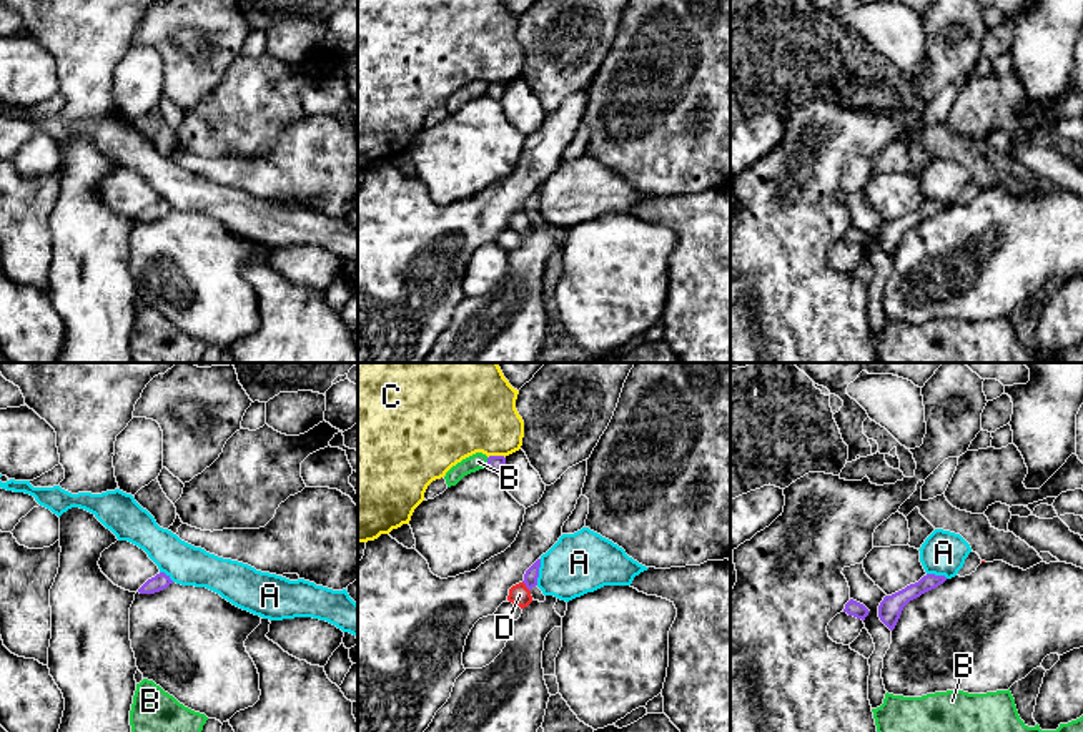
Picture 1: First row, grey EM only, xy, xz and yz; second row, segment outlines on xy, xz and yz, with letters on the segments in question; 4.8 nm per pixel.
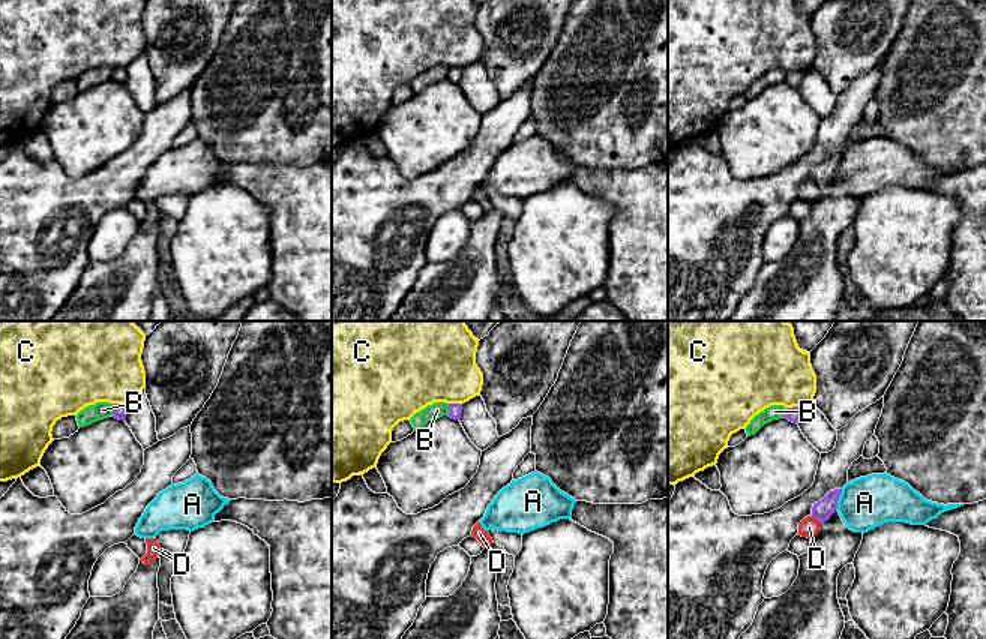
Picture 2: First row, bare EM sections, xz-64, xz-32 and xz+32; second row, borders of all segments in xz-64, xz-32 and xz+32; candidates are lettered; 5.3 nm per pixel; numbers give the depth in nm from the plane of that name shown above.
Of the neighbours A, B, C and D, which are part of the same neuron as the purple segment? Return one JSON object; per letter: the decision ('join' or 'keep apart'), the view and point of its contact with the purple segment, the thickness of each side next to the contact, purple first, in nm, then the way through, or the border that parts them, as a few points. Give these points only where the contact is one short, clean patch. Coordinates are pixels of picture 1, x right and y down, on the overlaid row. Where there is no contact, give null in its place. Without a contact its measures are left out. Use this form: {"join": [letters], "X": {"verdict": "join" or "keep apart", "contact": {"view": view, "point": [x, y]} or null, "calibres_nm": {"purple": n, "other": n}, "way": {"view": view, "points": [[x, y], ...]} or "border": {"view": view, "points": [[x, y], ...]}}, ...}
{"join": [], "A": {"verdict": "keep apart", "contact": {"view": "xz", "point": [538, 573]}, "calibres_nm": {"purple": 70, "other": 300}, "border": {"view": "xz", "points": [[541, 559], [536, 584]]}}, "B": {"verdict": "keep apart", "contact": {"view": "xz", "point": [488, 463]}, "calibres_nm": {"purple": 80, "other": 80}}, "C": {"verdict": "keep apart", "contact": {"view": "xz", "point": [496, 456]}, "calibres_nm": {"purple": 80, "other": 400}}, "D": {"verdict": "keep apart", "contact": {"view": "xz", "point": [526, 586]}, "calibres_nm": {"purple": 70, "other": 100}, "border": {"view": "xz", "points": [[523, 581], [529, 591]]}}}

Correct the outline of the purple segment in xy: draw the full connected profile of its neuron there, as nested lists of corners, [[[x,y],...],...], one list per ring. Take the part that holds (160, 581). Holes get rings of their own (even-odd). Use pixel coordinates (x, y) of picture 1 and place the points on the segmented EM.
[[[165,572],[156,574],[155,577],[148,579],[140,589],[140,594],[155,594],[160,592],[163,589],[166,589],[170,584],[173,584],[173,581],[170,579],[170,576],[166,576]]]

